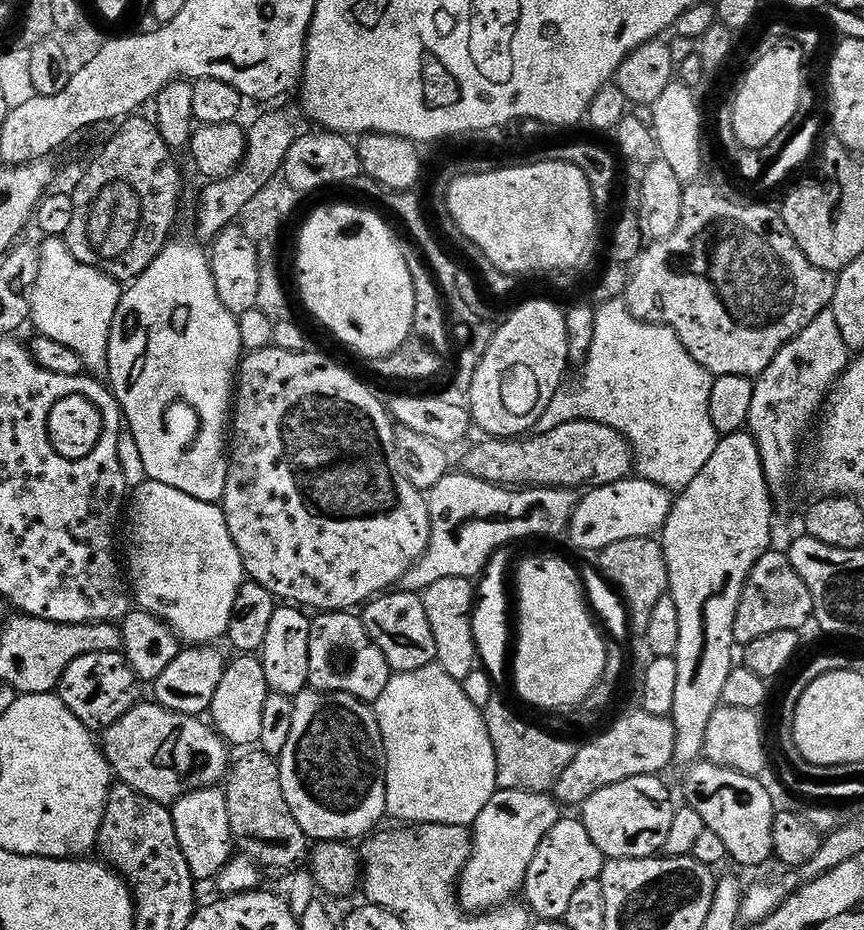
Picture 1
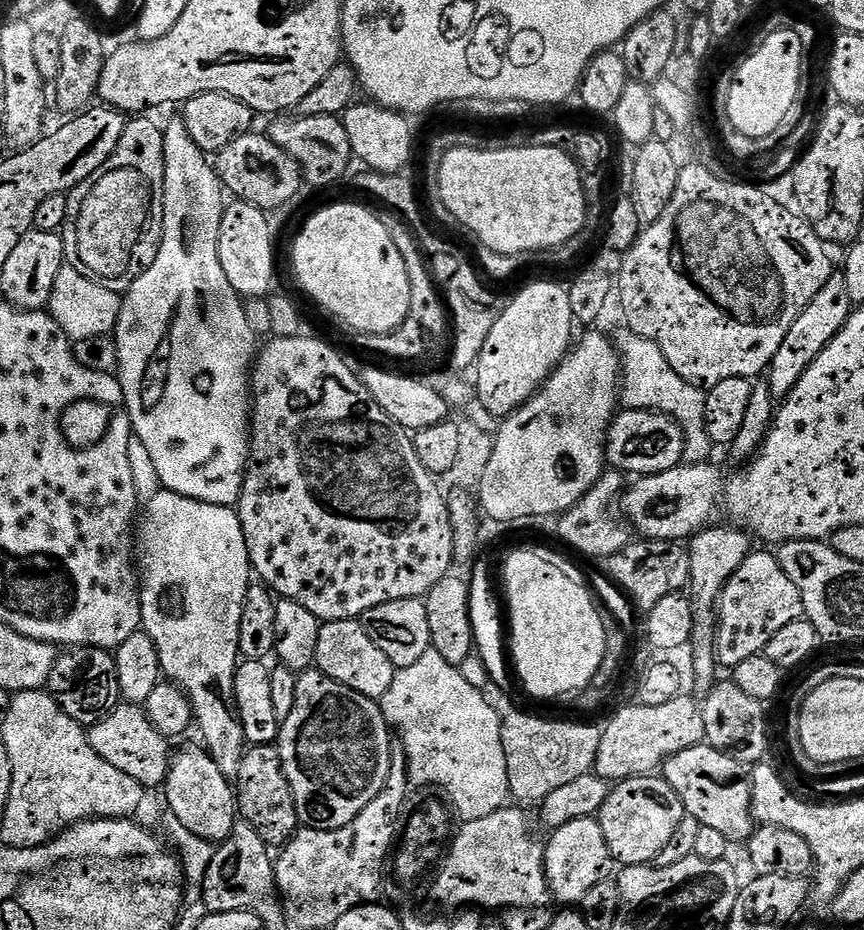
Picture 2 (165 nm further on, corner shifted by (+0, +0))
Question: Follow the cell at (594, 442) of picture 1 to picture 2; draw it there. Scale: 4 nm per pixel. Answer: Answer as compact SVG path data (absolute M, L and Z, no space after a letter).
M630 408L613 415L603 443L607 463L621 474L633 472L633 477L662 474L681 467L684 460L684 430L669 416L660 412L647 412Z

